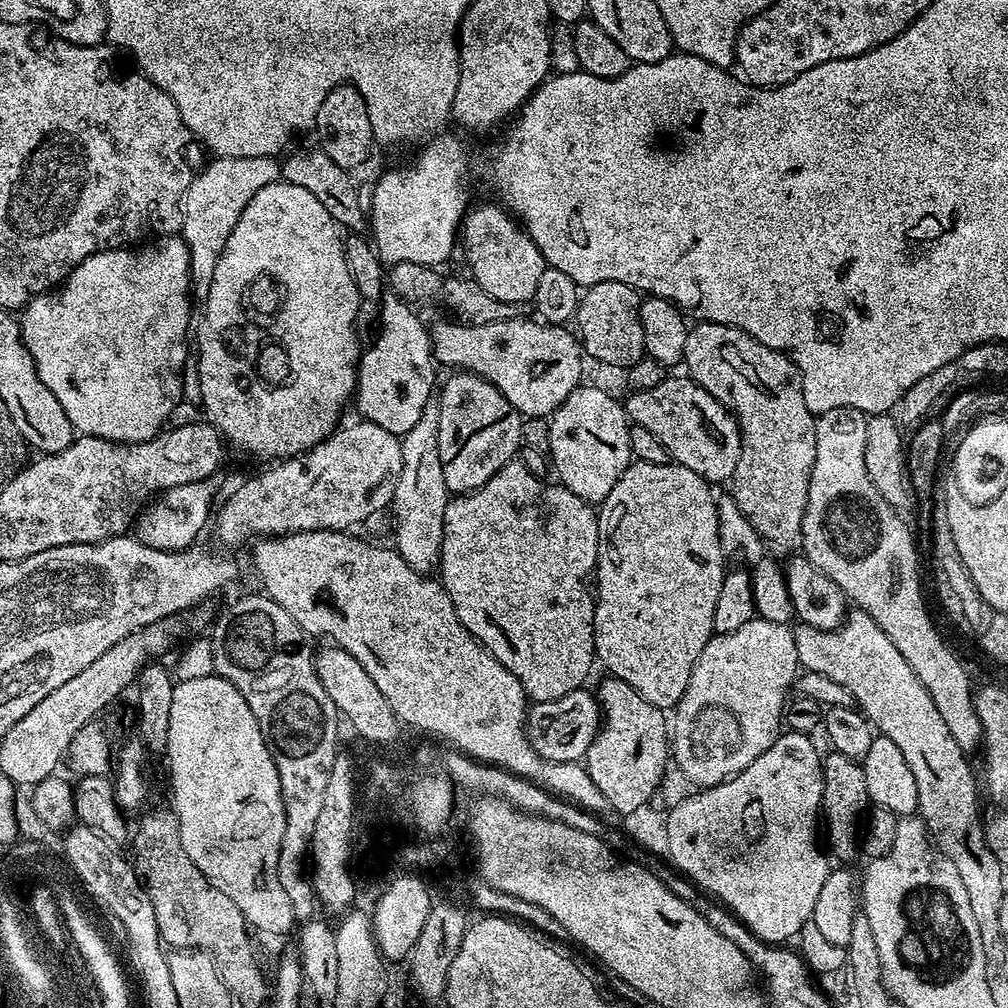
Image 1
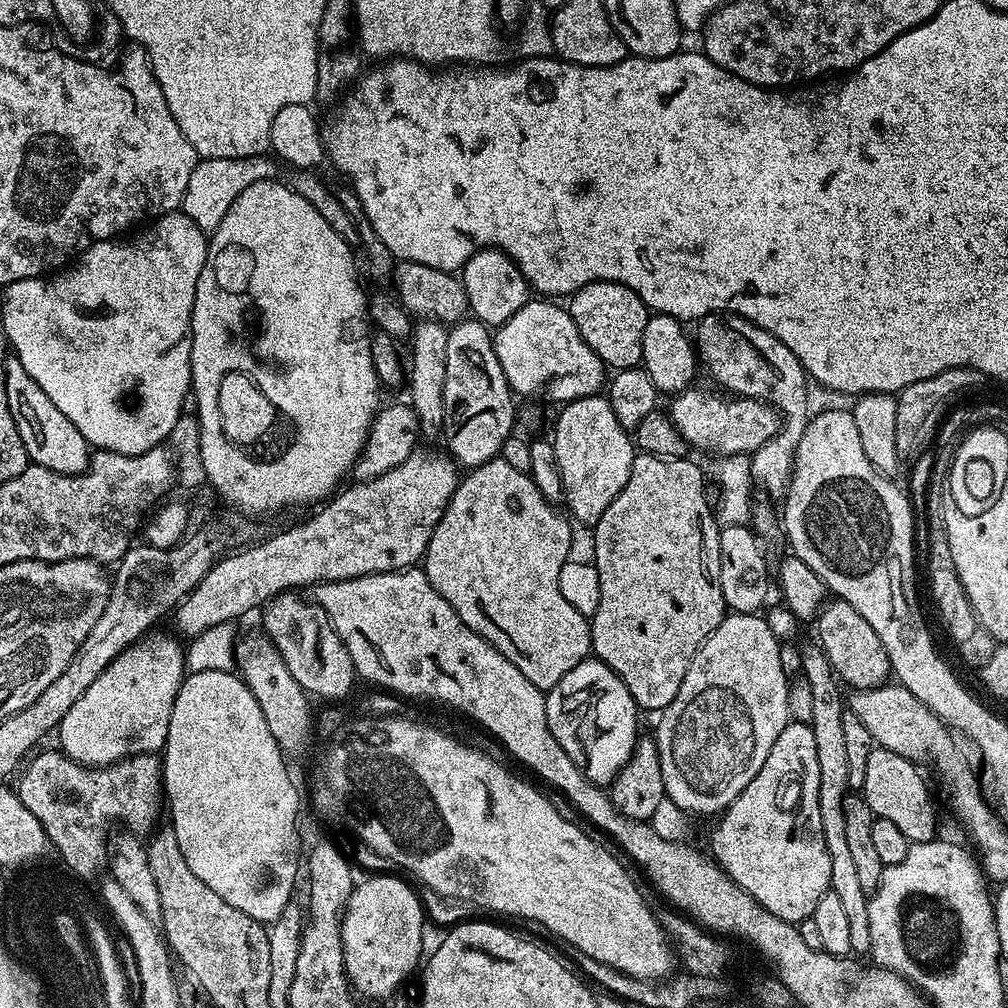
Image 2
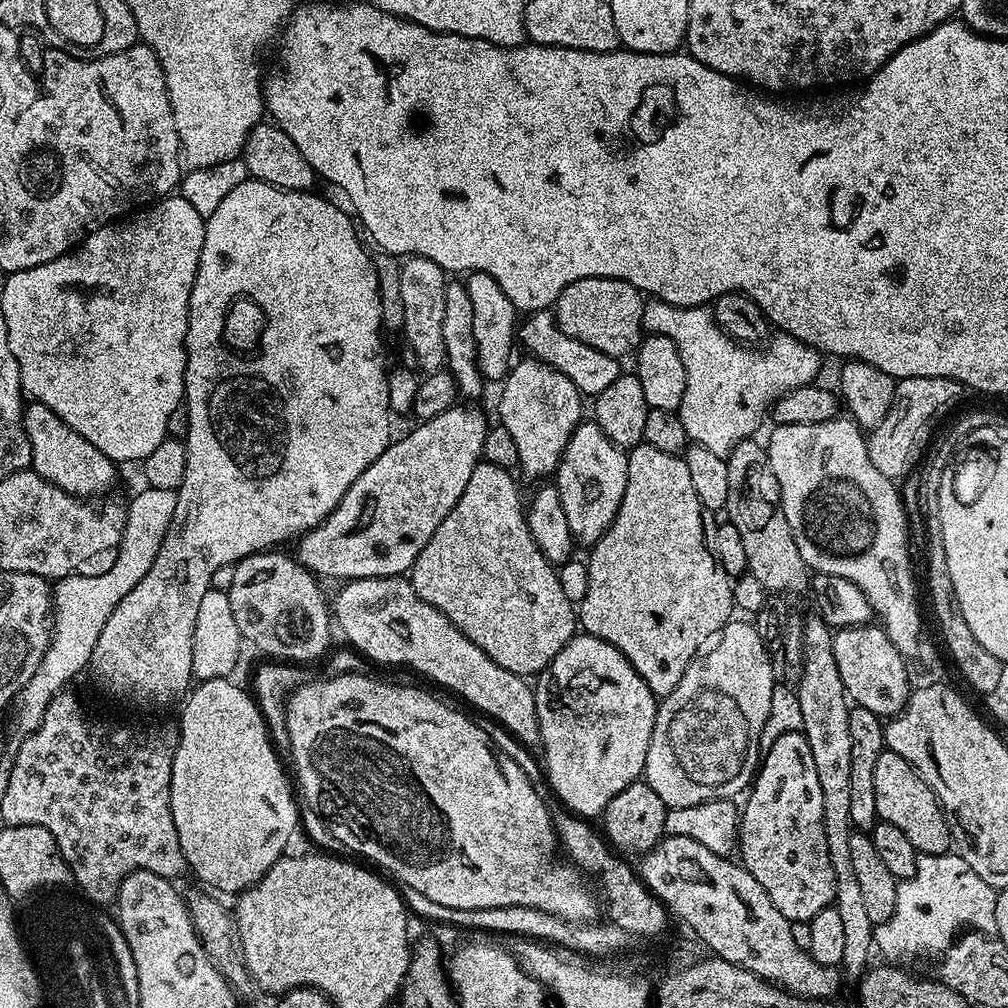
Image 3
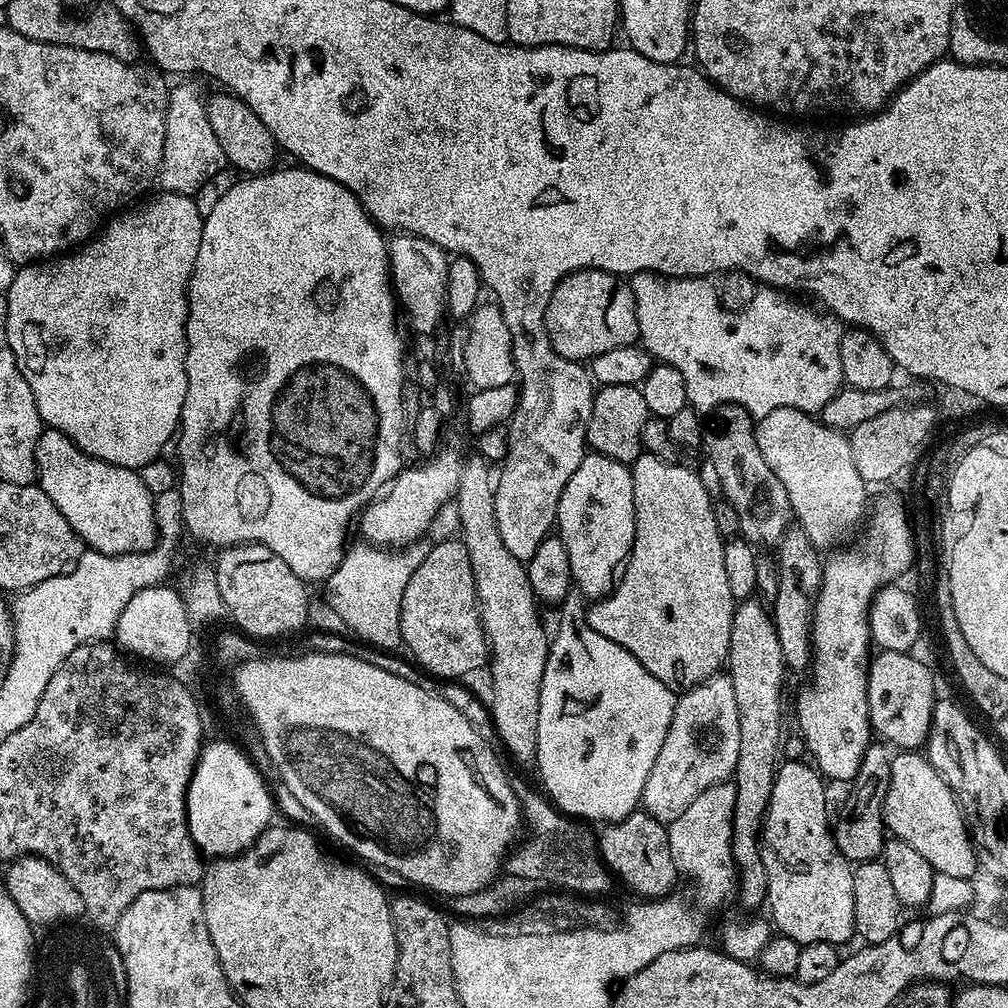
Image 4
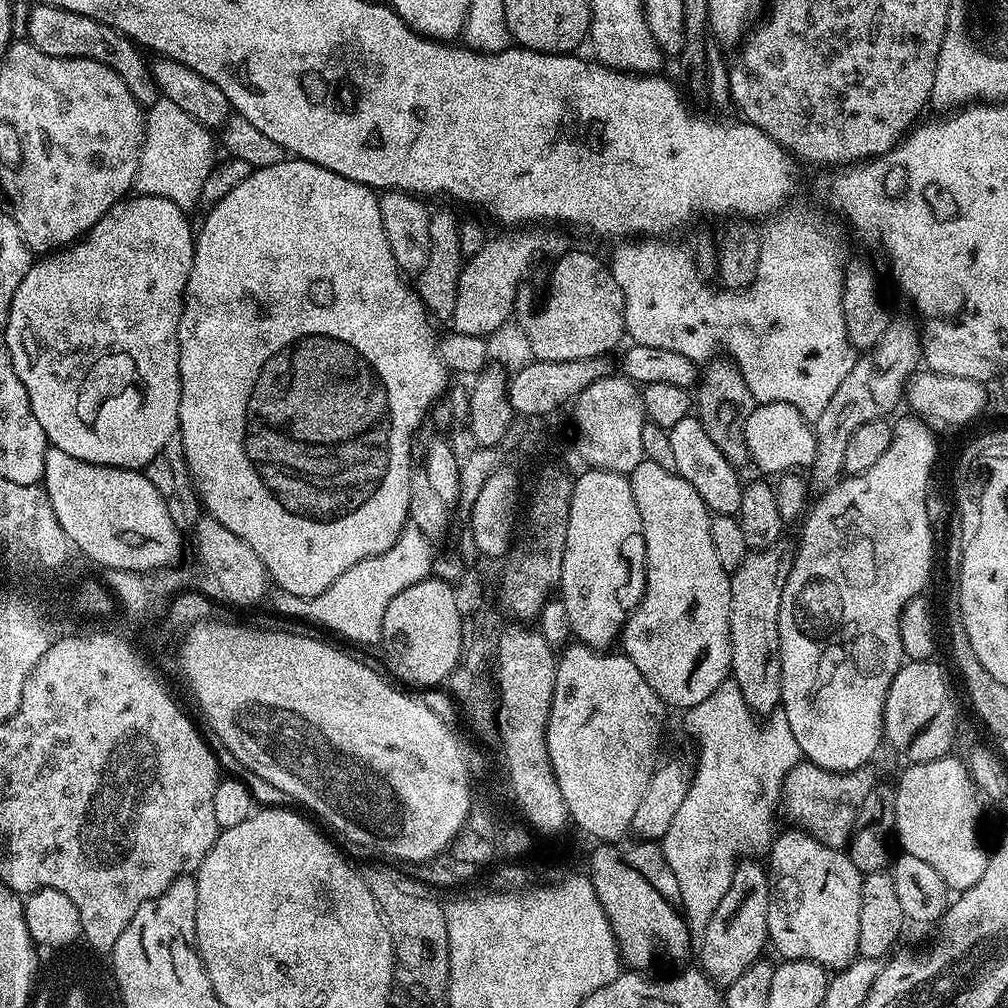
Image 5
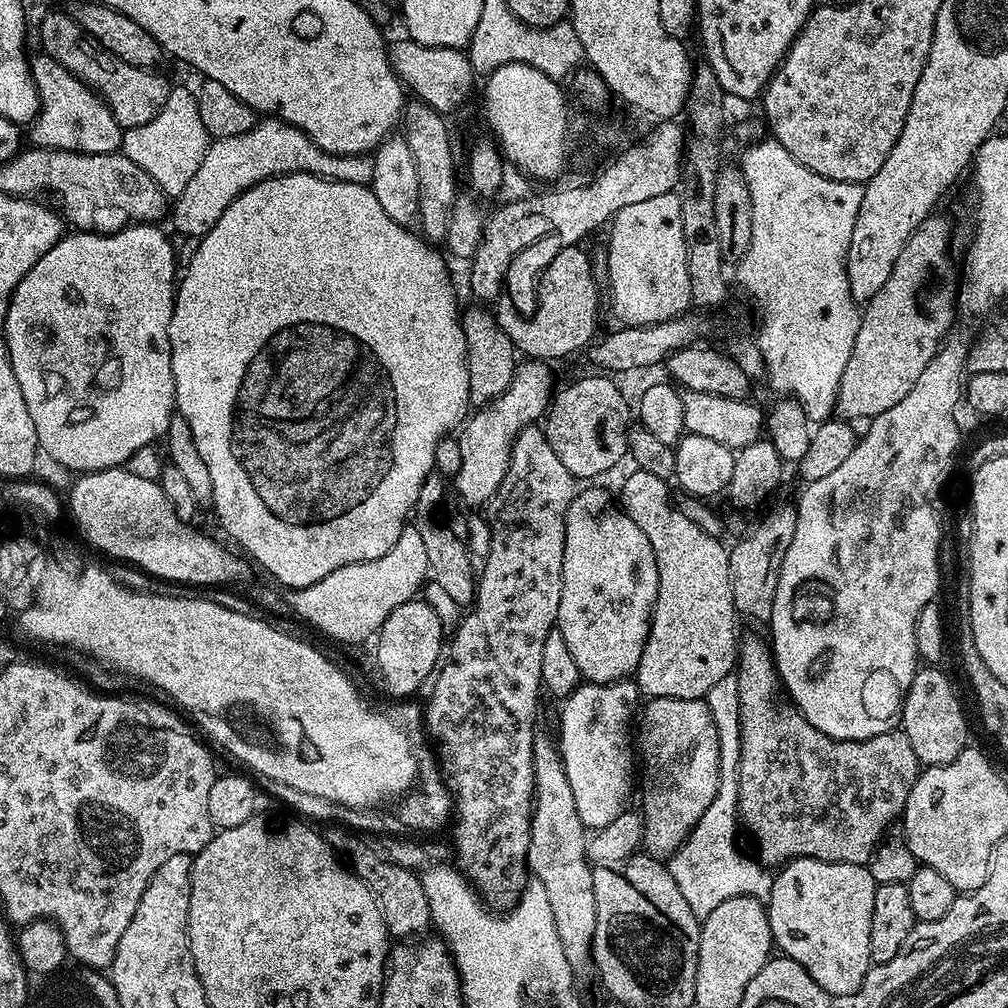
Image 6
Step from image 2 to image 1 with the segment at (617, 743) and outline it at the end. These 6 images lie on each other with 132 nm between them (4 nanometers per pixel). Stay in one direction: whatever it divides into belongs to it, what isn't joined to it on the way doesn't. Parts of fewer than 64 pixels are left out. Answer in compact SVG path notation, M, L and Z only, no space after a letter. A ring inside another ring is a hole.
M577 690L557 700L533 703L529 707L526 725L528 740L542 758L554 762L580 762L587 754L590 742L594 742L601 719L602 713L595 695L588 690Z

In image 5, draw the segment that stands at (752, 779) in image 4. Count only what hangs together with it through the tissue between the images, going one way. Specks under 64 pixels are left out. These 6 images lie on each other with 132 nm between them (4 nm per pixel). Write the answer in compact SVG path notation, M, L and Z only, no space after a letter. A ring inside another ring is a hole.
M776 548L749 551L738 570L730 574L730 676L757 714L777 711L780 702L778 606L782 602L786 560L778 553ZM739 859L736 863L735 872L731 878L729 890L726 890L725 897L718 904L714 915L710 917L710 922L701 933L702 948L700 950L701 969L720 986L727 986L734 981L743 970L753 964L756 959L763 955L763 948L768 942L768 908L769 908L769 882L767 869L763 863L754 860Z

